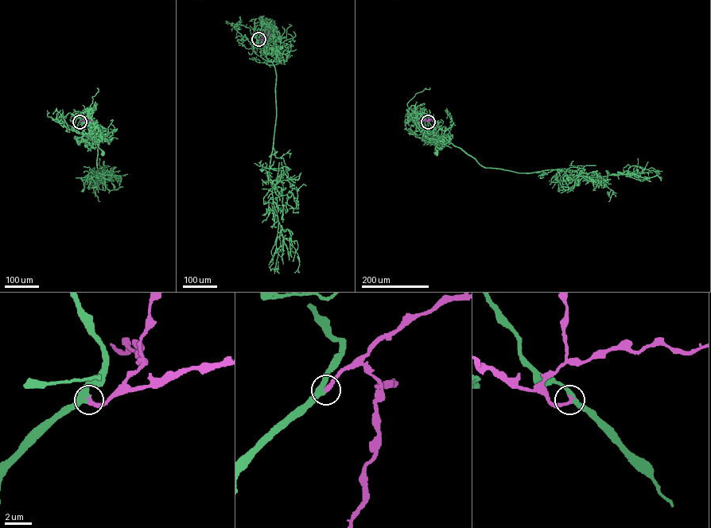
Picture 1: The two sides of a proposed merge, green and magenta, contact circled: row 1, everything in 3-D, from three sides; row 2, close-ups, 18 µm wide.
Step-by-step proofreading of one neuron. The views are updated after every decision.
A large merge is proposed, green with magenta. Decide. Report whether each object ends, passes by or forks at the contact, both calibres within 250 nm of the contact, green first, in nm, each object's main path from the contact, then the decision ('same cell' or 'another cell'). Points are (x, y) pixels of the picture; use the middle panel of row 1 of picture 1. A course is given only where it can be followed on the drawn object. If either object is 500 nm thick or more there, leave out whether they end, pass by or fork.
green passes by | magenta ends | 400/280 nm | green via (258, 39), (254, 45), (266, 54), (275, 54), (277, 47), (281, 48) | magenta via (258, 39), (270, 33) | same cell

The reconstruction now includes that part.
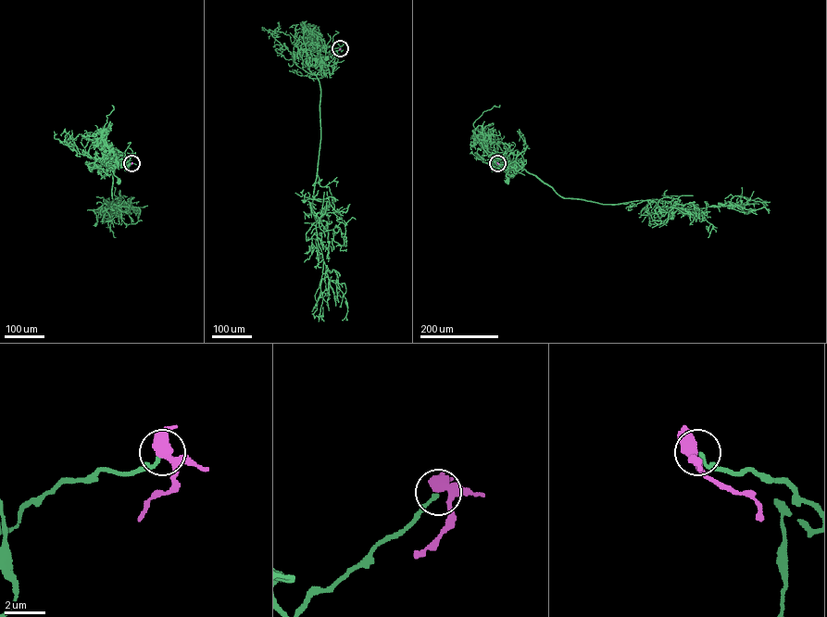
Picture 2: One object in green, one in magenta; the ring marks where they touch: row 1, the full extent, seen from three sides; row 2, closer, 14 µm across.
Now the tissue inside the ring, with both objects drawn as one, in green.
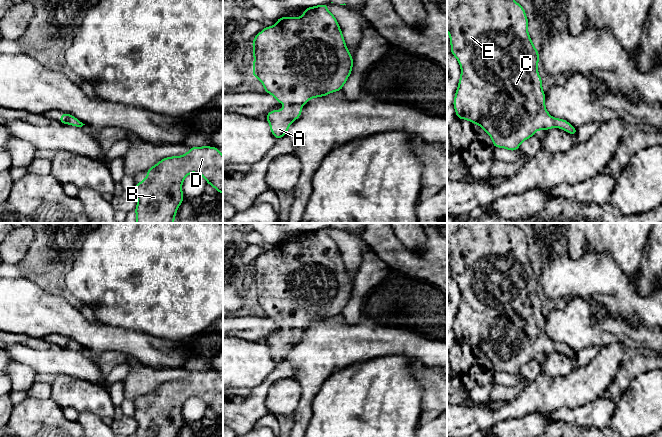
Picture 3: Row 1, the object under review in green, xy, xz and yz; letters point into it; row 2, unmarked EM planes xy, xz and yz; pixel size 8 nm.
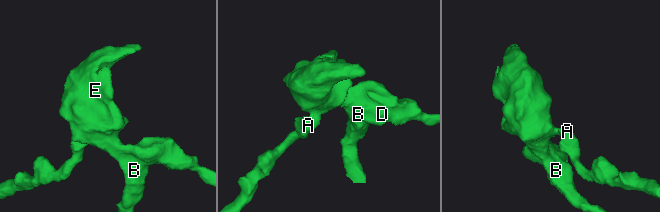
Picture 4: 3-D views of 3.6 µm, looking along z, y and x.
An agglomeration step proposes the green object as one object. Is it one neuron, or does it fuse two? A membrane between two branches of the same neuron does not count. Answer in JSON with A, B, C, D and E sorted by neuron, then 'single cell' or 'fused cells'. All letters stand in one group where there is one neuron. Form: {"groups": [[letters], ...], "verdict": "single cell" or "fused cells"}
{"groups": [["A", "B", "C", "D", "E"]], "verdict": "single cell"}

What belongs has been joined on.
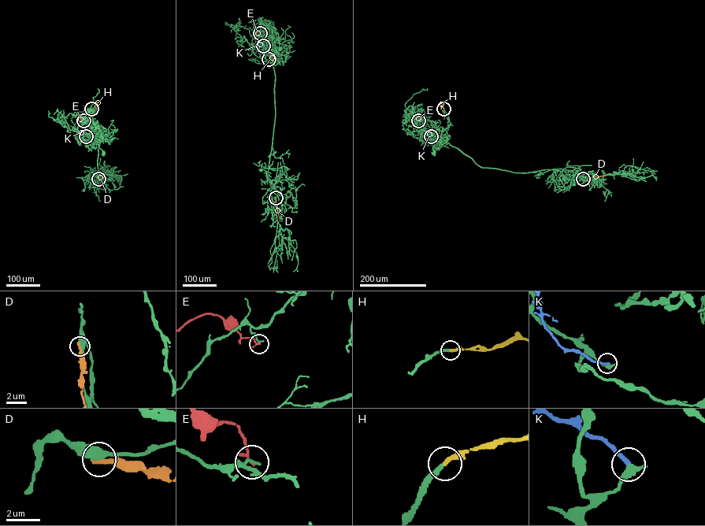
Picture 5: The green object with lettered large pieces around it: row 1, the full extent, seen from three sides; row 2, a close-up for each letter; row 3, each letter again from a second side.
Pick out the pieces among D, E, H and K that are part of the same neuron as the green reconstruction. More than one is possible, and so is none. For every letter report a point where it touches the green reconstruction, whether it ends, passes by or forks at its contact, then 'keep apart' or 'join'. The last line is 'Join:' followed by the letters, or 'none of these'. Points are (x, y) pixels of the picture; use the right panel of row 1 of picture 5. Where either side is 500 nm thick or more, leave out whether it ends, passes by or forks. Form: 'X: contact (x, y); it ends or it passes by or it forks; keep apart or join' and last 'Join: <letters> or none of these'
D: contact (583, 179); it ends; keep apart
E: contact (418, 120); it ends; keep apart
H: contact (443, 109); it ends; join
K: contact (431, 136); it ends; keep apart
Join: H

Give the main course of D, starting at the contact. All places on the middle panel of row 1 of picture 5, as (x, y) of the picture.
D: (276, 198), (280, 220)

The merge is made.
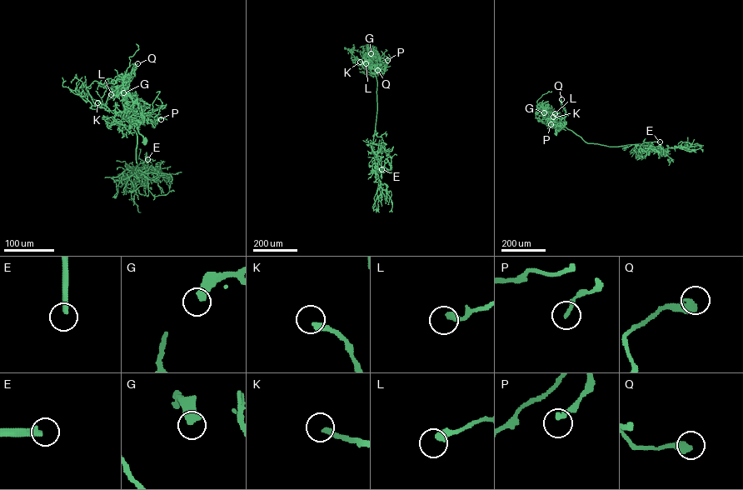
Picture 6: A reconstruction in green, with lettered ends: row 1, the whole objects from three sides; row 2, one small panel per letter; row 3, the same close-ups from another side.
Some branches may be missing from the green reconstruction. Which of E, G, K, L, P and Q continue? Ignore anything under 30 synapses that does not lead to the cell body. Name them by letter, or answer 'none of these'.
E, K

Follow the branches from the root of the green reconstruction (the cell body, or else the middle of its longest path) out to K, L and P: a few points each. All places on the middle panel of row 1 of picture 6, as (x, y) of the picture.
K: (381, 65), (378, 64), (378, 68), (373, 70), (360, 62)
L: (381, 65), (378, 64), (378, 68), (373, 70), (363, 63), (366, 59), (366, 63)
P: (381, 65), (377, 64), (377, 68), (384, 68), (387, 60)

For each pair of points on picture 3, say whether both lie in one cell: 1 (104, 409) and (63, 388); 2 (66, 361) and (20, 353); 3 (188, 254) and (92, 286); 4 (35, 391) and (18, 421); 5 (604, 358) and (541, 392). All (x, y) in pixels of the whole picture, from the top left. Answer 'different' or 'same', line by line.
1: same
2: same
3: same
4: different
5: same

